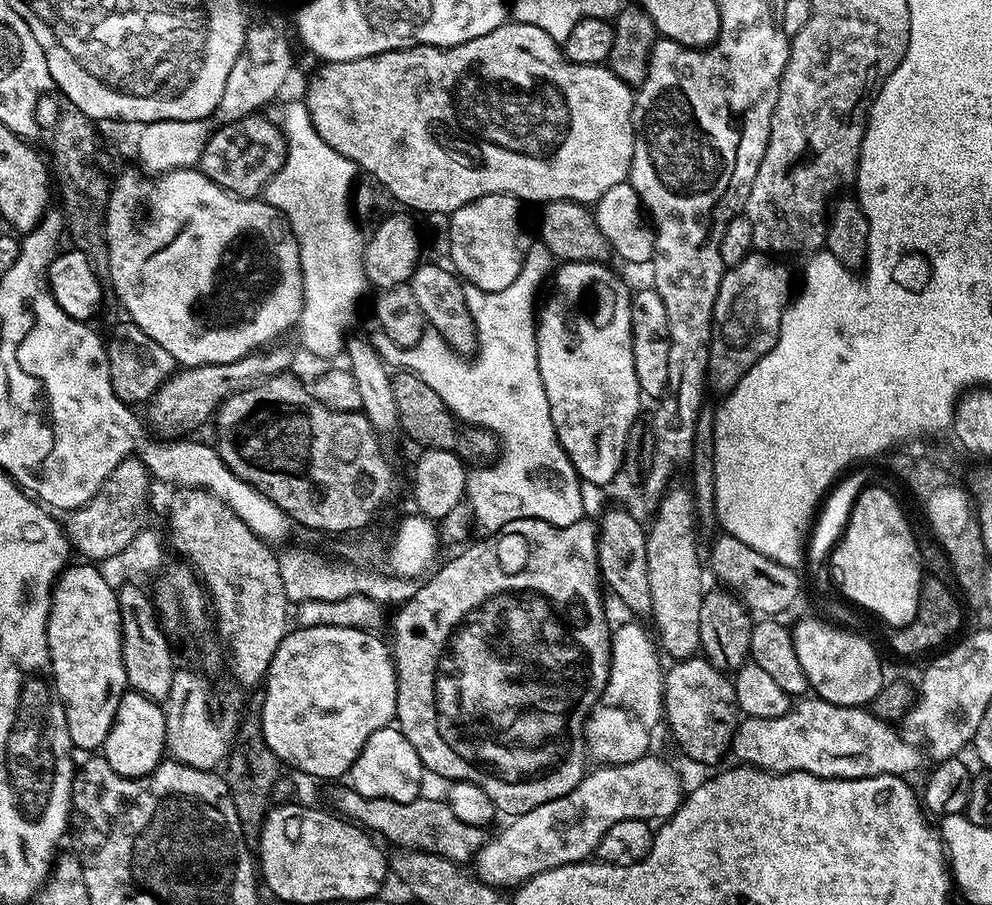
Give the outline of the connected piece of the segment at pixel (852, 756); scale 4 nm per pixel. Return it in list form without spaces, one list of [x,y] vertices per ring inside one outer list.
[[[819,698],[808,699],[801,699],[791,711],[773,720],[758,717],[741,719],[734,741],[734,756],[736,752],[737,758],[740,759],[737,761],[754,768],[762,768],[765,772],[809,772],[821,776],[824,780],[857,780],[871,776],[907,777],[908,772],[919,766],[921,749],[899,731],[896,733],[892,729],[895,727],[875,711],[868,712],[872,710],[864,706],[847,708]]]

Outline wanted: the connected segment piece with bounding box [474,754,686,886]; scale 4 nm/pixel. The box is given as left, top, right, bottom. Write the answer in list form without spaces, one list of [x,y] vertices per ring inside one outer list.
[[[655,754],[643,756],[629,764],[596,766],[593,772],[591,769],[581,778],[578,786],[570,790],[570,794],[562,794],[562,798],[554,798],[554,802],[542,802],[542,806],[534,806],[534,810],[509,819],[508,826],[502,829],[493,840],[492,837],[485,839],[480,851],[474,857],[475,875],[479,876],[484,883],[493,886],[504,886],[500,884],[508,883],[514,886],[542,870],[587,861],[612,826],[623,820],[663,822],[680,808],[680,802],[685,795],[686,787],[684,788],[683,782],[680,781],[679,774],[666,761],[659,760]]]

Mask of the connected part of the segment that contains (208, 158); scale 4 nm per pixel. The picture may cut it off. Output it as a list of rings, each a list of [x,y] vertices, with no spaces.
[[[253,114],[231,124],[221,123],[217,128],[209,135],[198,163],[199,171],[234,196],[259,197],[268,177],[284,163],[286,141],[281,125],[267,120],[264,114]]]

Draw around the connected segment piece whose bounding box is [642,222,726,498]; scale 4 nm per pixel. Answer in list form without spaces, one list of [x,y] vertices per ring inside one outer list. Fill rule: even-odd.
[[[662,222],[654,225],[654,235],[656,250],[650,261],[651,283],[666,306],[670,326],[670,378],[654,408],[660,413],[660,420],[653,416],[650,420],[652,433],[656,435],[656,453],[648,476],[642,481],[642,488],[646,495],[659,498],[673,483],[676,467],[687,465],[692,454],[695,423],[702,416],[700,407],[704,404],[704,388],[706,392],[708,384],[708,359],[714,327],[712,307],[716,304],[726,269],[720,250],[700,250],[702,246],[720,246],[724,237],[722,230],[702,230],[702,224],[696,222],[690,222],[688,226]]]

